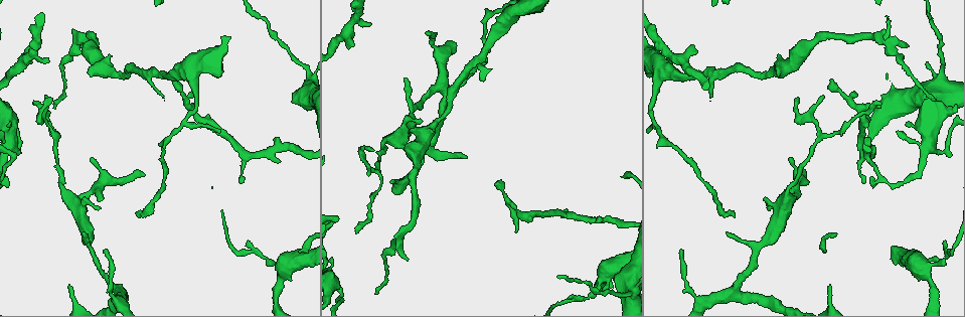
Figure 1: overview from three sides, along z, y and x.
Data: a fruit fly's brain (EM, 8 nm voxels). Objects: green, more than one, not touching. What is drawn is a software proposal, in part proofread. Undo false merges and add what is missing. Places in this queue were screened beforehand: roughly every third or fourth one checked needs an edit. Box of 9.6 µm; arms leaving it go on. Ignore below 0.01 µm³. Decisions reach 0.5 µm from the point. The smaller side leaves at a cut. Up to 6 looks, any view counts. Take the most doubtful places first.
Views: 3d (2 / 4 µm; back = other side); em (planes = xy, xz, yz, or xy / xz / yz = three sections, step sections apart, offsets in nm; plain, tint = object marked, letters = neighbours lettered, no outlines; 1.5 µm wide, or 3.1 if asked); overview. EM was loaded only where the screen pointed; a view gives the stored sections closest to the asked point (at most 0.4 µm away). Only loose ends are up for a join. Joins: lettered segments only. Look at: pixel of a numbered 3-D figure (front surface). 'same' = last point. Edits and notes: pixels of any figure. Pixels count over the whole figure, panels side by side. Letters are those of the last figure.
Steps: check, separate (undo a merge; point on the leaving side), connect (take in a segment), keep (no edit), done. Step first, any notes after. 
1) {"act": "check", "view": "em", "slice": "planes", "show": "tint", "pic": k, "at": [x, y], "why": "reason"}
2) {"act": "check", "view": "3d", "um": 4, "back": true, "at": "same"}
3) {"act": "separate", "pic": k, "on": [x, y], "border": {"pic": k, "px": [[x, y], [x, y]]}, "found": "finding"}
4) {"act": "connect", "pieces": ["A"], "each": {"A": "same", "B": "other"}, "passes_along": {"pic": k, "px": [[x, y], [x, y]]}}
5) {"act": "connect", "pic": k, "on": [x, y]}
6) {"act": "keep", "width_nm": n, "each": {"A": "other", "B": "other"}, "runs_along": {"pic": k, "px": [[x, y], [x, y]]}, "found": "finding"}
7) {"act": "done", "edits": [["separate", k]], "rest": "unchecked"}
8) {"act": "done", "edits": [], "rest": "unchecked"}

{"act": "check", "view": "3d", "um": 2, "pic": 1, "at": [484, 64], "why": "branch stops here"}

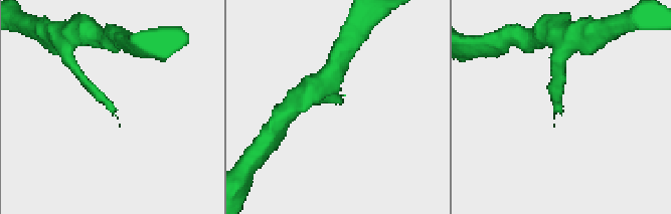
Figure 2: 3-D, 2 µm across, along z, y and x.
{"act": "check", "view": "em", "slice": "planes", "show": "letters", "pic": 2, "at": [114, 108]}

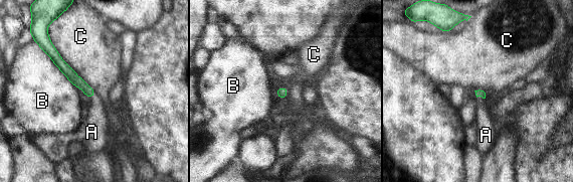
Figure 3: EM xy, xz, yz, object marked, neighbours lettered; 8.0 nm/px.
{"act": "connect", "pieces": ["A"], "each": {"A": "same", "B": "other", "C": "other"}, "passes_along": {"pic": 3, "px": [[479, 93], [481, 96], [484, 121]]}, "found": "the neuron continues"}

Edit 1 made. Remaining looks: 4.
{"act": "check", "view": "overview"}

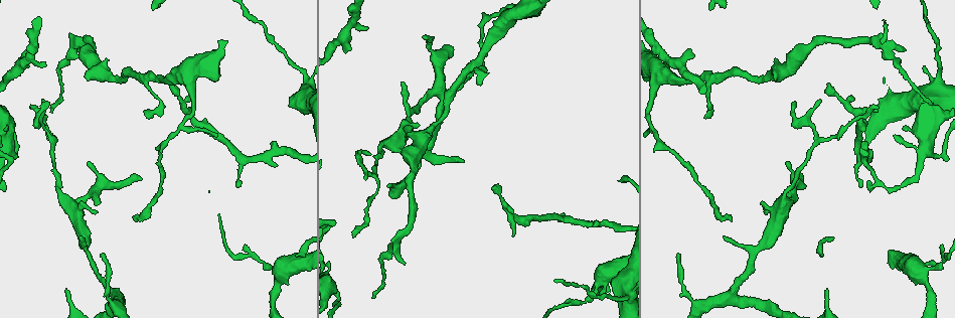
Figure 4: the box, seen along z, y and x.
{"act": "check", "view": "em", "slice": "planes", "show": "letters", "pic": 4, "at": [367, 26], "why": "branch stops here"}

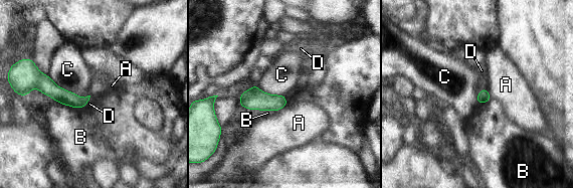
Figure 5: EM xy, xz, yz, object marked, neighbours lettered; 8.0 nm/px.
{"act": "keep", "each": {"A": "other", "B": "other", "C": "other", "D": "other"}, "border": {"pic": 5, "px": [[46, 73], [88, 102]]}, "found": "no lettered segment goes on from it"}

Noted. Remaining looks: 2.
{"act": "check", "view": "em", "slice": "planes", "show": "tint", "pic": 4, "at": [337, 298], "why": "sudden change in width"}

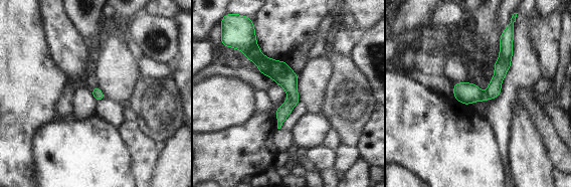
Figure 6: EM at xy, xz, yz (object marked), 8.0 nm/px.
{"act": "check", "view": "em", "slice": "planes", "show": "letters", "at": "same", "why": "what lies round it"}

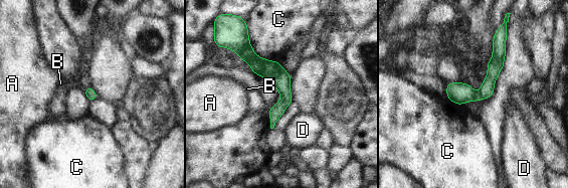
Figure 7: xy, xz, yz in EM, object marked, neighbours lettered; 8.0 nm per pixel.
{"act": "keep", "width_nm": 80, "each": {"A": "other", "B": "other", "C": "other", "D": "other"}, "runs_along": {"pic": 7, "px": [[243, 49], [284, 87], [272, 123]]}, "found": "one neuron here"}

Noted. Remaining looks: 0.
{"act": "done", "edits": [["connect", 3]], "rest": "unchecked"}

